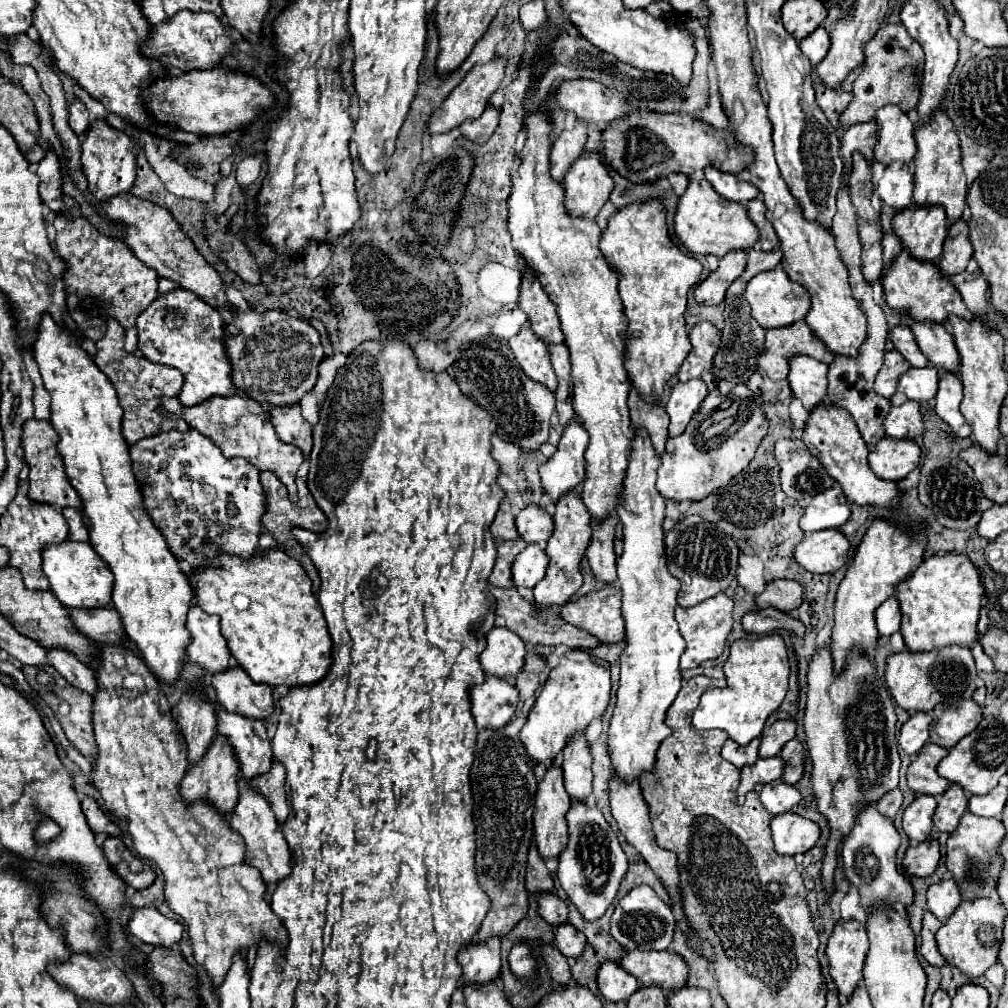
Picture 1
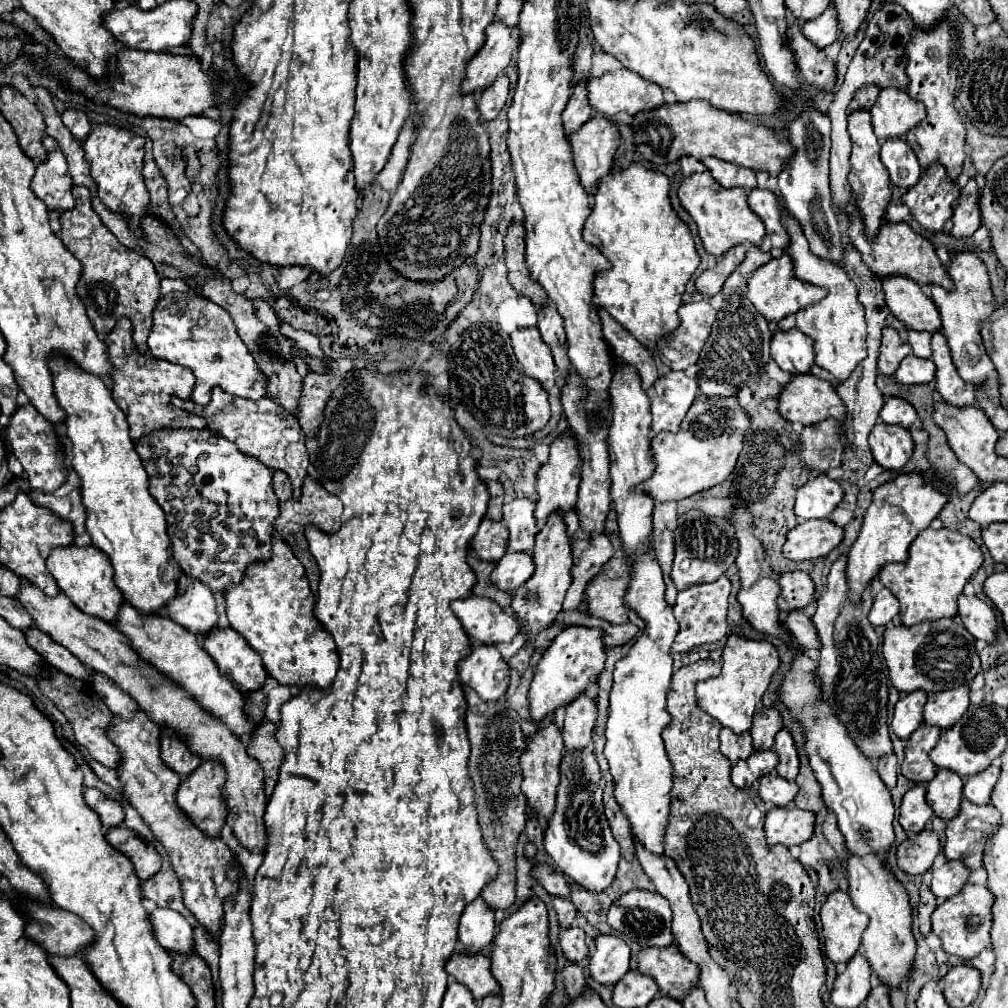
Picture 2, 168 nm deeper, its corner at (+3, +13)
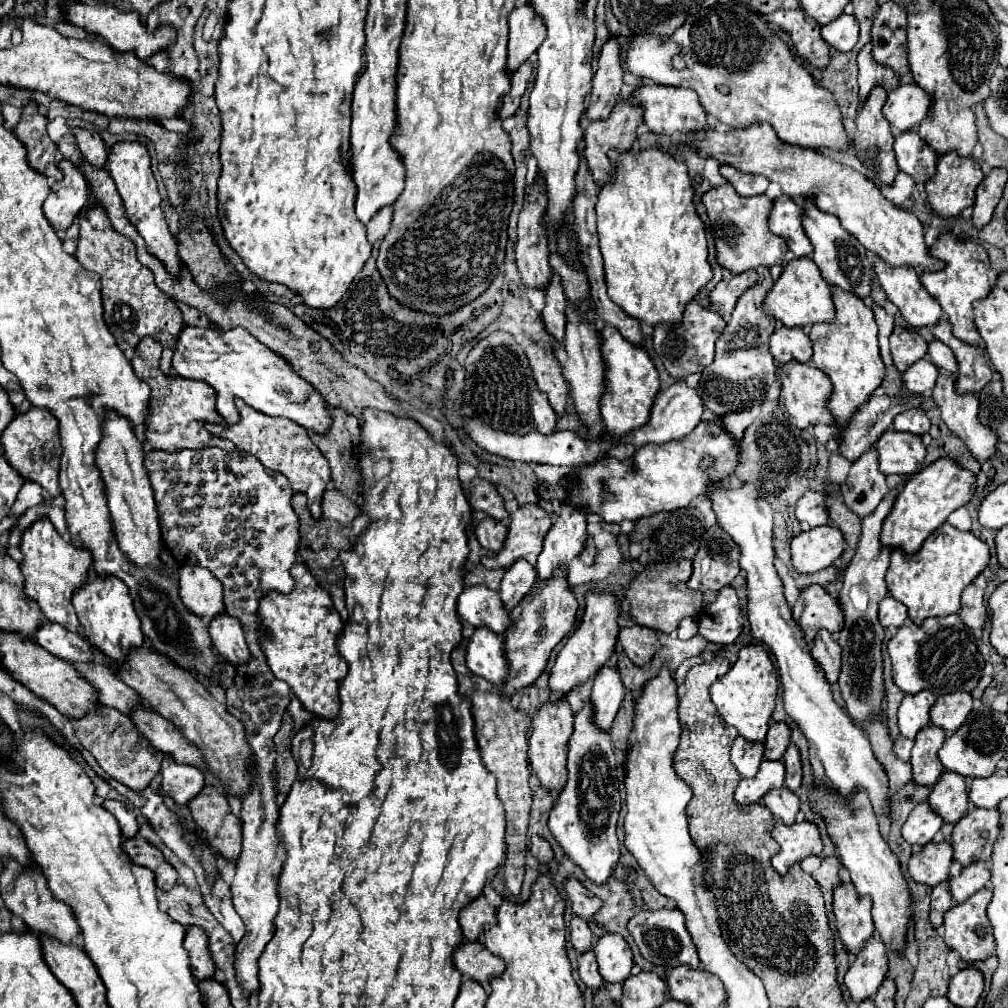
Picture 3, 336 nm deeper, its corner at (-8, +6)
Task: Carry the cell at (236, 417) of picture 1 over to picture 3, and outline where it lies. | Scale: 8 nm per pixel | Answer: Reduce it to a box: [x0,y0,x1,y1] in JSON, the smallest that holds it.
[224,401,330,519]

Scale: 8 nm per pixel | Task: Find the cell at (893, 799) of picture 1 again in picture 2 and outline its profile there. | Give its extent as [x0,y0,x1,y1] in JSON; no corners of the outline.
[877,754,897,790]

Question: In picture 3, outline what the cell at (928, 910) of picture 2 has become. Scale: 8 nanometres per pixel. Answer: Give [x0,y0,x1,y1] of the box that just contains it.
[930,881,952,927]

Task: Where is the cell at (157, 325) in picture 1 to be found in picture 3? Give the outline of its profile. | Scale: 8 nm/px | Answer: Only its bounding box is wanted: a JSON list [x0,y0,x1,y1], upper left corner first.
[172,327,332,433]

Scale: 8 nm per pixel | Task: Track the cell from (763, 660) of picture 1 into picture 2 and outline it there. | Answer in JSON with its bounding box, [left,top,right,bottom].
[695,634,781,734]

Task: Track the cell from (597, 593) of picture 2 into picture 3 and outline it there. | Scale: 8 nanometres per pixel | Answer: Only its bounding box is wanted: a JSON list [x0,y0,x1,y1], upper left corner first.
[626,561,702,635]

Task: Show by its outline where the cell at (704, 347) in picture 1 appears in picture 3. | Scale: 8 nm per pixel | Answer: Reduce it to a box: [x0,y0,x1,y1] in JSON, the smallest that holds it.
[652,299,726,379]

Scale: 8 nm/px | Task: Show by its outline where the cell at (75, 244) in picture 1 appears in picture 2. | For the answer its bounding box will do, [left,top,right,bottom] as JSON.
[61,200,159,354]

